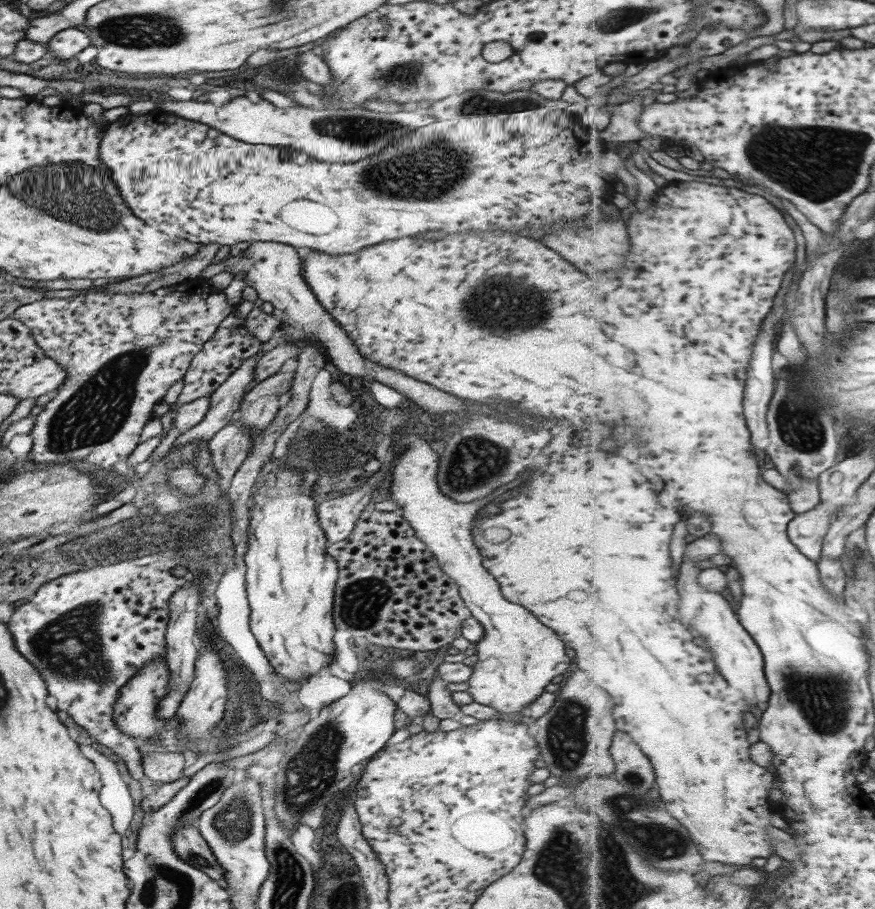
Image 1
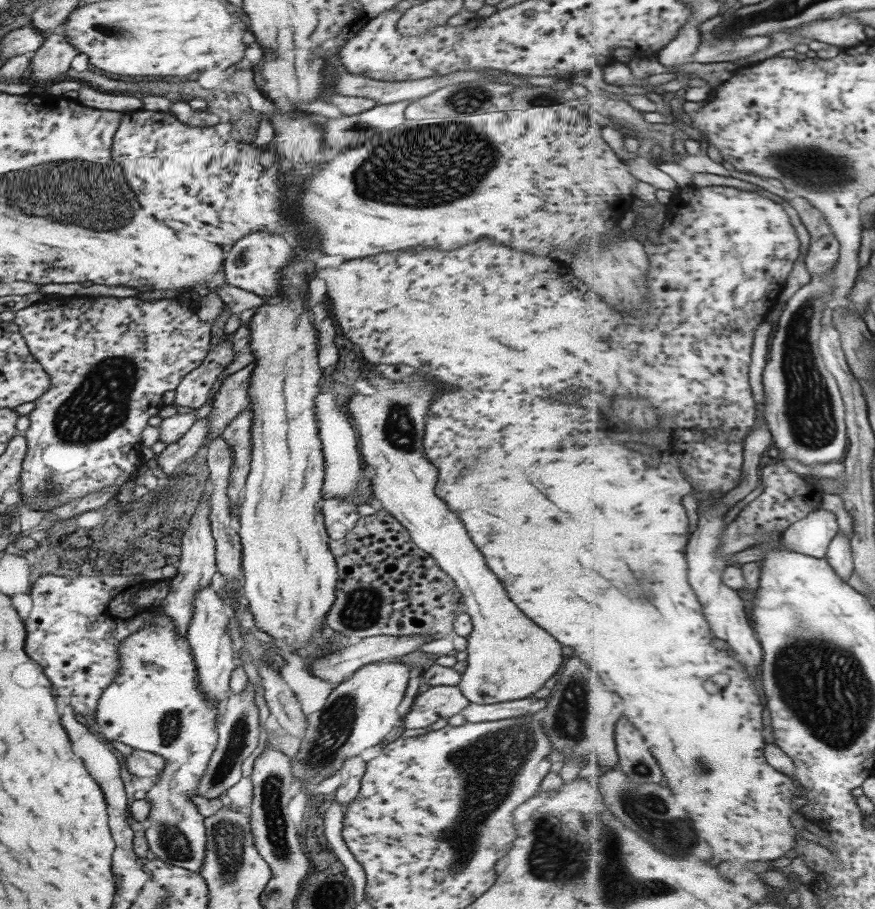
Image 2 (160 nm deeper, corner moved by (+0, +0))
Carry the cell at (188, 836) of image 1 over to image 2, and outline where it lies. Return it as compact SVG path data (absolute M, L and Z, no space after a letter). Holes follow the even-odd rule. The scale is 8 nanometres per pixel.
M157 607L148 625L125 637L118 644L118 667L115 678L101 691L96 702L93 720L97 730L106 740L115 740L127 744L133 750L151 752L161 756L165 761L165 768L159 774L153 786L146 794L150 804L147 820L151 822L145 830L148 850L157 859L165 861L171 866L177 866L198 872L204 861L205 830L204 817L189 801L195 795L195 787L201 780L201 775L207 767L209 757L217 744L217 731L214 718L217 712L217 702L206 697L196 681L192 652L186 637L179 636L174 622L161 609Z

